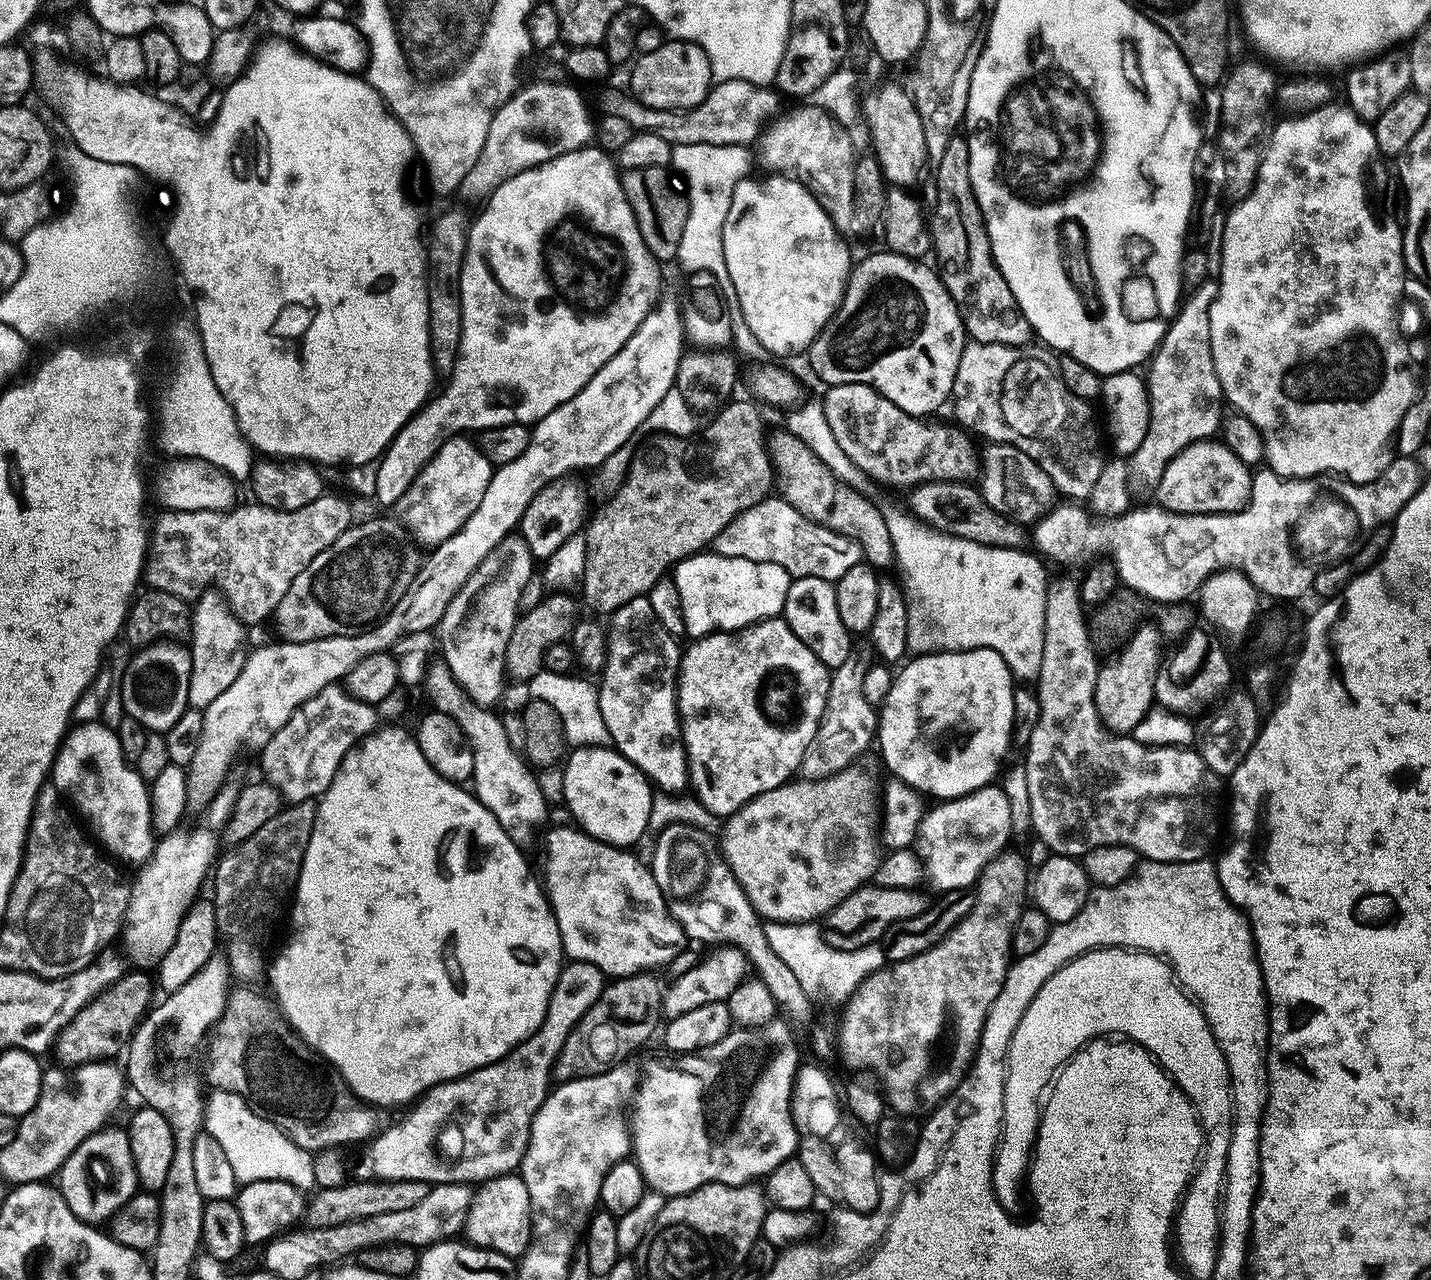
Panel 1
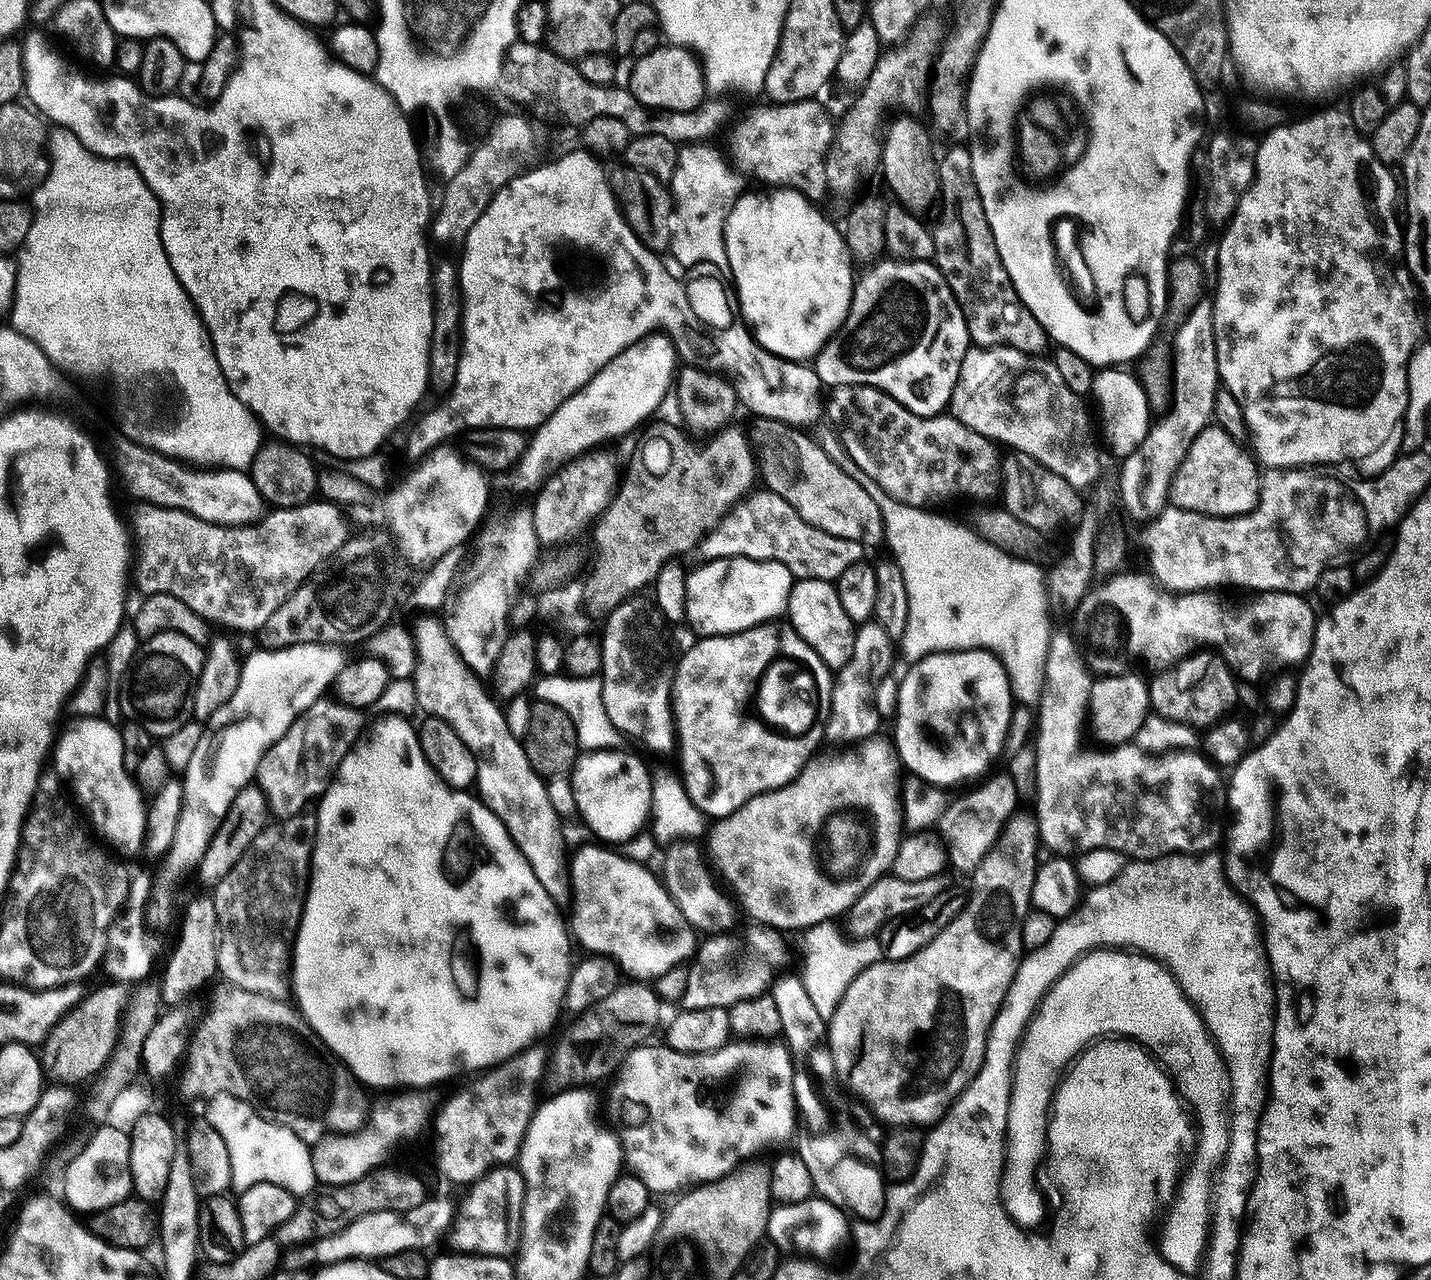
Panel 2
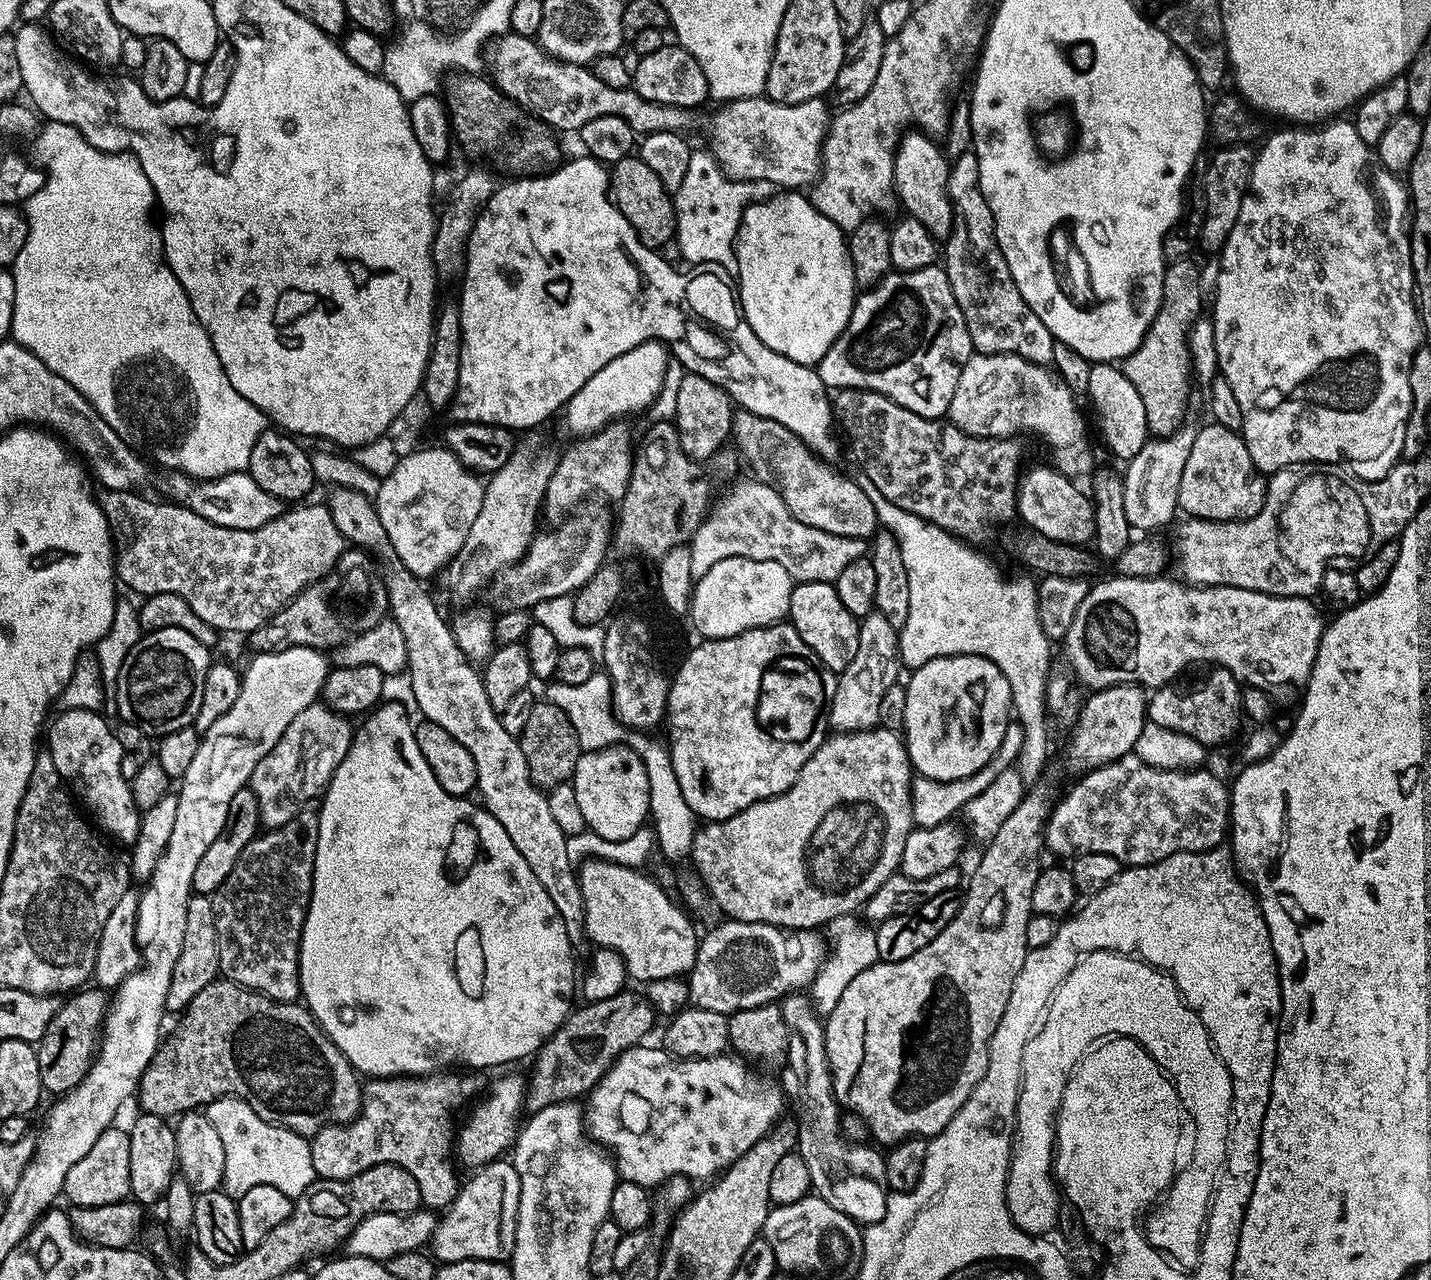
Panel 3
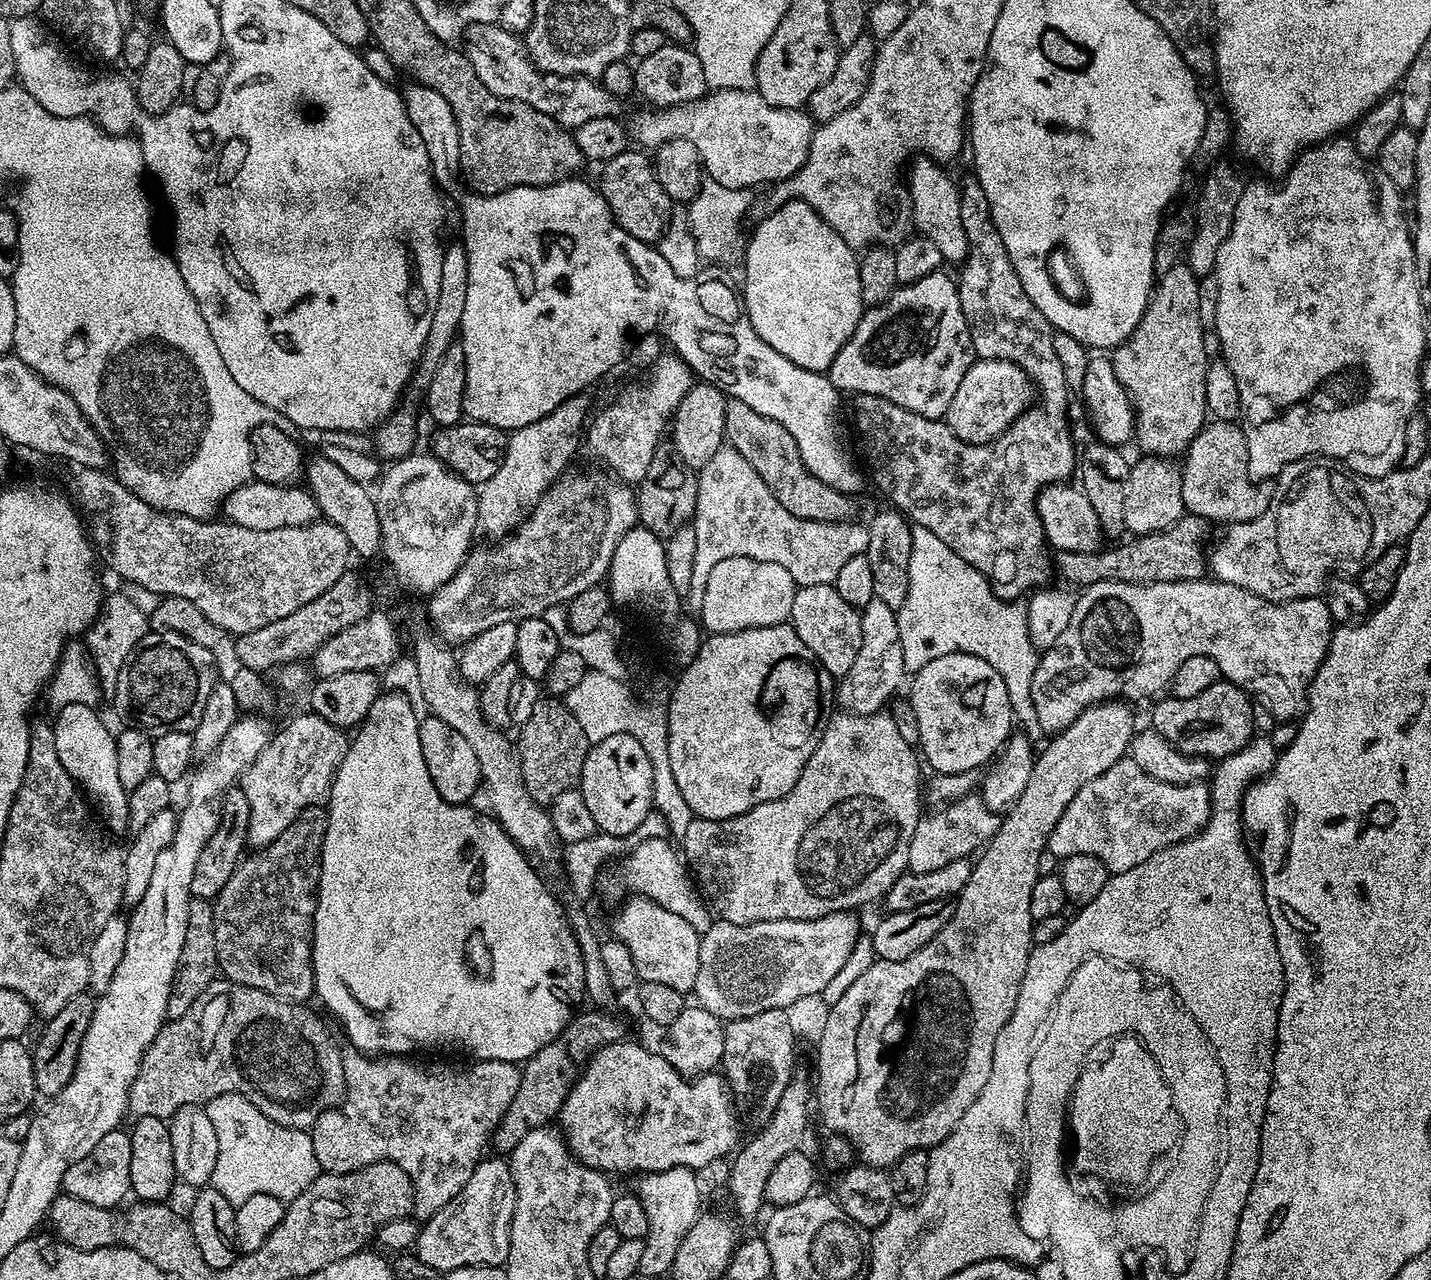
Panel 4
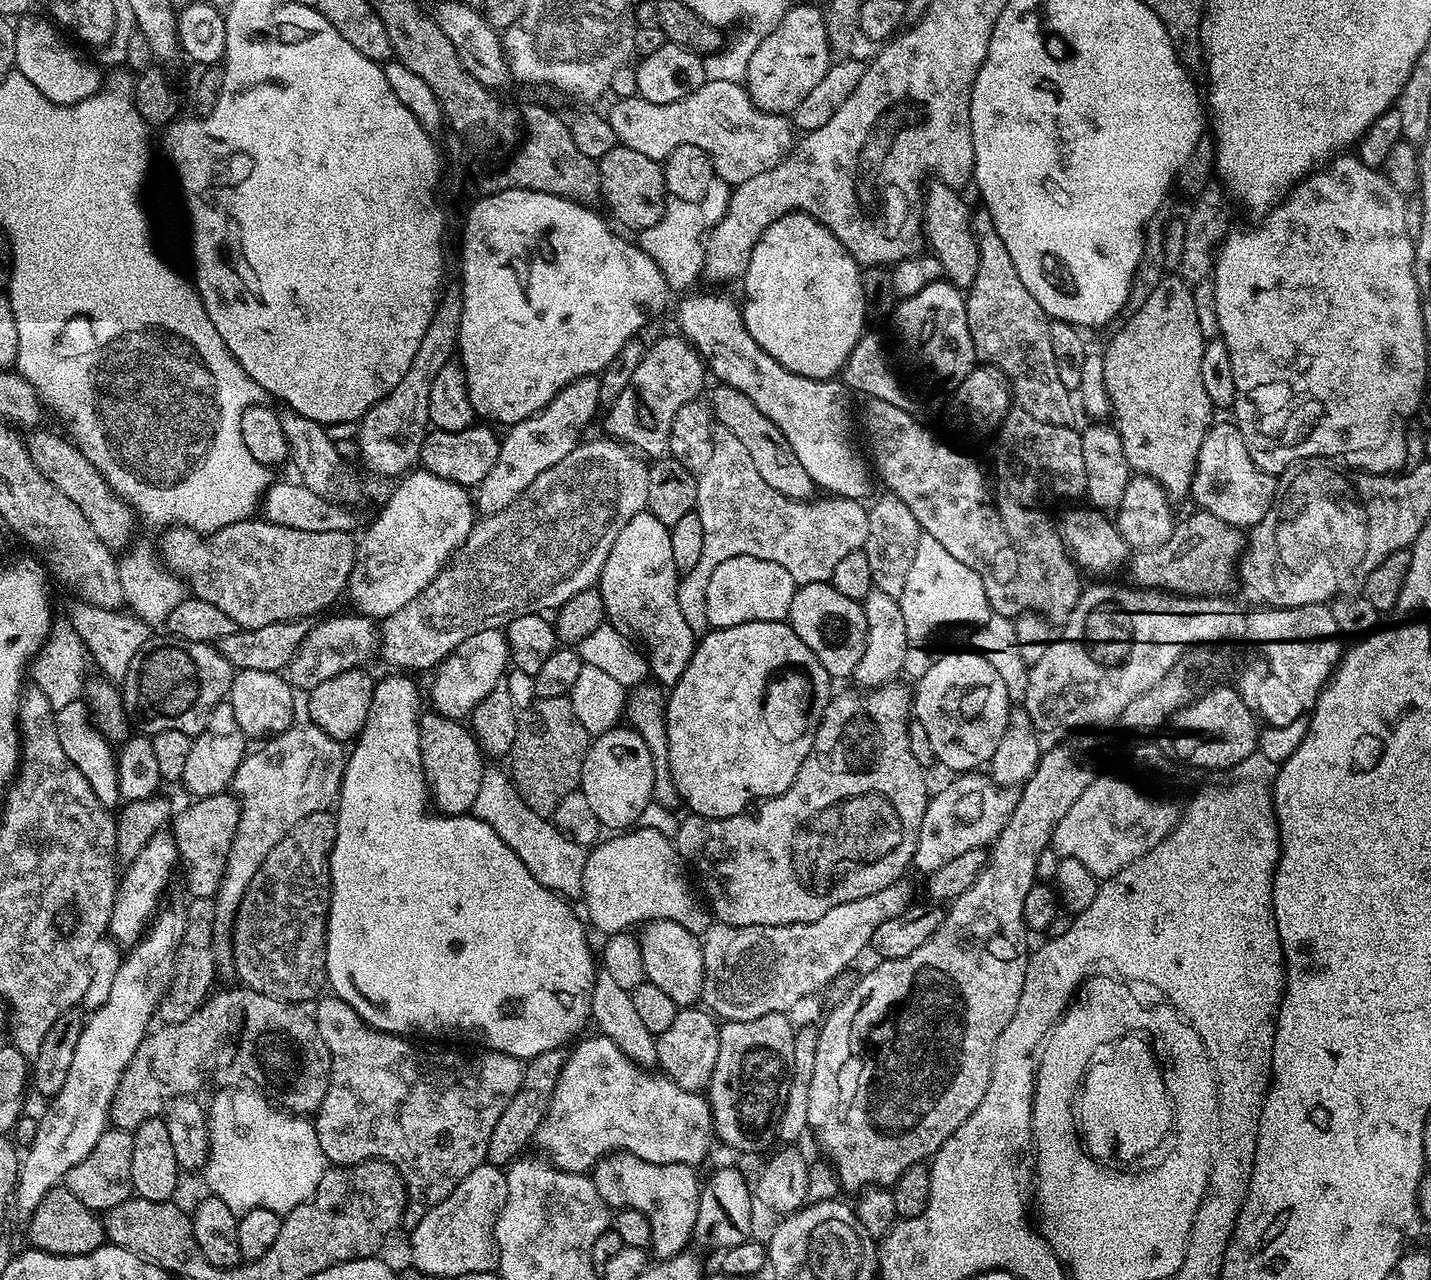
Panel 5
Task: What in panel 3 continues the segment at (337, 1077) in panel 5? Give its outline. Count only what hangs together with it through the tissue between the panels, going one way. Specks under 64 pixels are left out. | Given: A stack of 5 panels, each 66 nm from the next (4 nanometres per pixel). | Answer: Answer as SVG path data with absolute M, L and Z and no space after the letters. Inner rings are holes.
M444 1070L439 1074L430 1076L393 1076L391 1078L372 1078L363 1085L362 1088L362 1107L359 1116L352 1121L351 1124L329 1124L328 1127L323 1128L317 1132L315 1136L311 1137L310 1143L312 1145L312 1161L314 1162L314 1170L320 1168L320 1152L329 1152L333 1158L340 1158L340 1156L372 1156L368 1157L373 1164L401 1164L404 1169L410 1174L414 1174L414 1182L418 1182L418 1190L420 1191L420 1202L425 1209L428 1210L443 1210L452 1203L453 1198L456 1197L458 1191L458 1179L456 1180L456 1172L452 1169L452 1156L454 1160L454 1128L452 1132L452 1111L459 1106L463 1100L468 1100L480 1087L483 1086L483 1075L468 1074L472 1076L455 1076L455 1071Z

